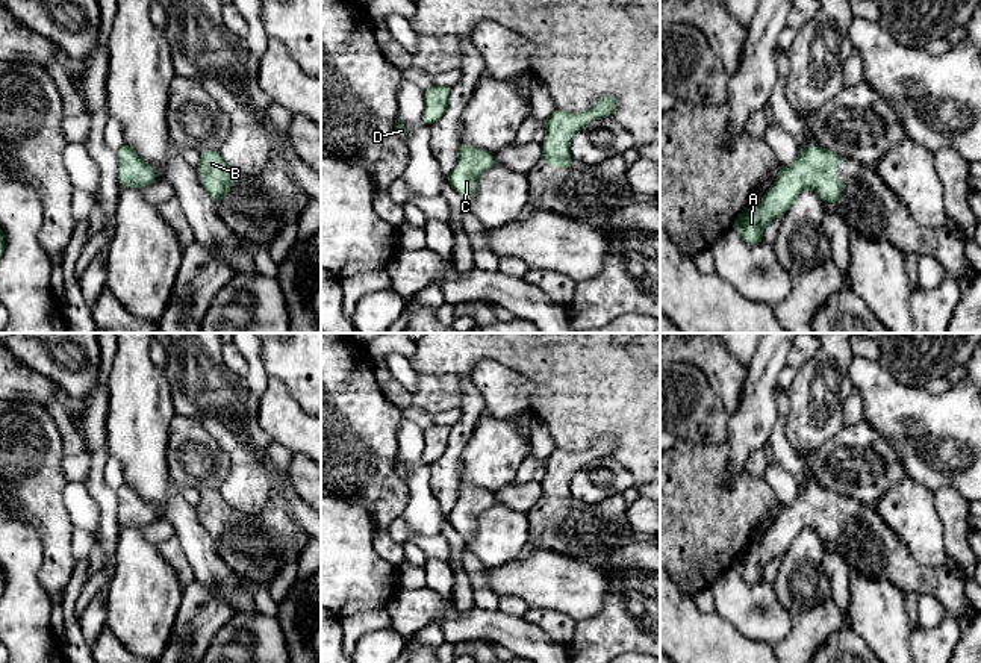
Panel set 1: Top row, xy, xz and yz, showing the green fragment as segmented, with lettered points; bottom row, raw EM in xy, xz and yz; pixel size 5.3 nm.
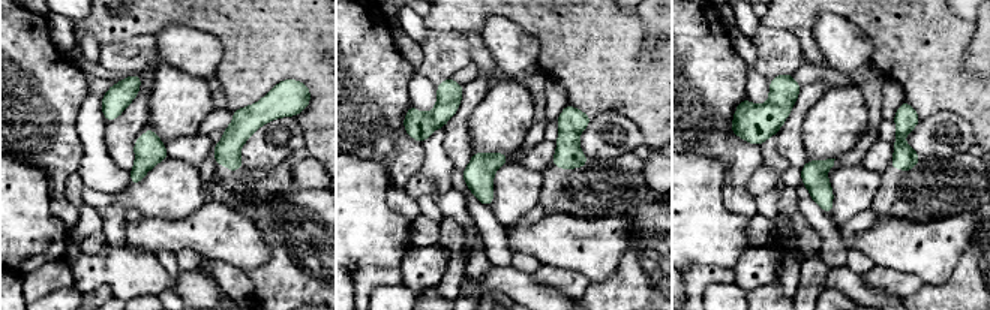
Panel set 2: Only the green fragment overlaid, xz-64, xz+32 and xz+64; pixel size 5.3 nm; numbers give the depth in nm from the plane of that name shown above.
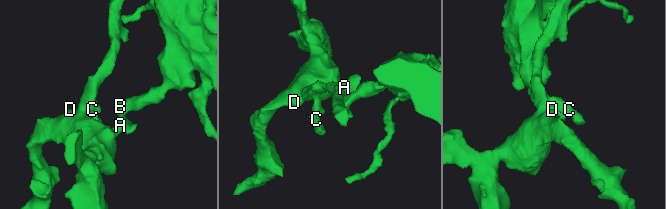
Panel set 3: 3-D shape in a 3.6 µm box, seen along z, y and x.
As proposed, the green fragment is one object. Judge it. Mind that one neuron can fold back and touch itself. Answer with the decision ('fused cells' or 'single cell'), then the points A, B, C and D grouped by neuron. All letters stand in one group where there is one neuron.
single cell | A B C D

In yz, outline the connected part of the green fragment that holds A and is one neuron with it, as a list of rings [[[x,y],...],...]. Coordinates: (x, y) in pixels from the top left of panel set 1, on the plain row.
[[[819,484],[799,489],[792,504],[778,506],[774,525],[736,557],[733,568],[745,583],[760,583],[765,565],[781,557],[804,527],[814,528],[821,540],[837,545],[840,519],[833,512],[840,504],[840,496]]]

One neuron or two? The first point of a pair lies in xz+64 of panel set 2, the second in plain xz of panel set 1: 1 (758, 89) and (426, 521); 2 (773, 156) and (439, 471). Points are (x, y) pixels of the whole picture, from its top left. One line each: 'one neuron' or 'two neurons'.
1: one neuron
2: two neurons

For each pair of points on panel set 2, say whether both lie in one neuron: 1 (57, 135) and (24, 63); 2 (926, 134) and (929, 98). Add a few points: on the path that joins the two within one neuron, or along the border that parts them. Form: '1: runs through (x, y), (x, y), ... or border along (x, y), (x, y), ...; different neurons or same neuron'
1: runs through (39, 117), (24, 102), (24, 81); same neuron
2: border along (962, 116), (953, 111), (938, 111), (921, 119); different neurons

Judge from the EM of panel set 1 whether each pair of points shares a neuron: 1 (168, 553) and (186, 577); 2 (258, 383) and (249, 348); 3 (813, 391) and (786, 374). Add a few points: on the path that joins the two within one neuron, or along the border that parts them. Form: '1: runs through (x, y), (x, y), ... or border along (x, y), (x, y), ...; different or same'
1: runs through (174, 559), (183, 571); same
2: runs through (256, 374), (253, 357); same
3: border along (797, 371), (784, 389); different

